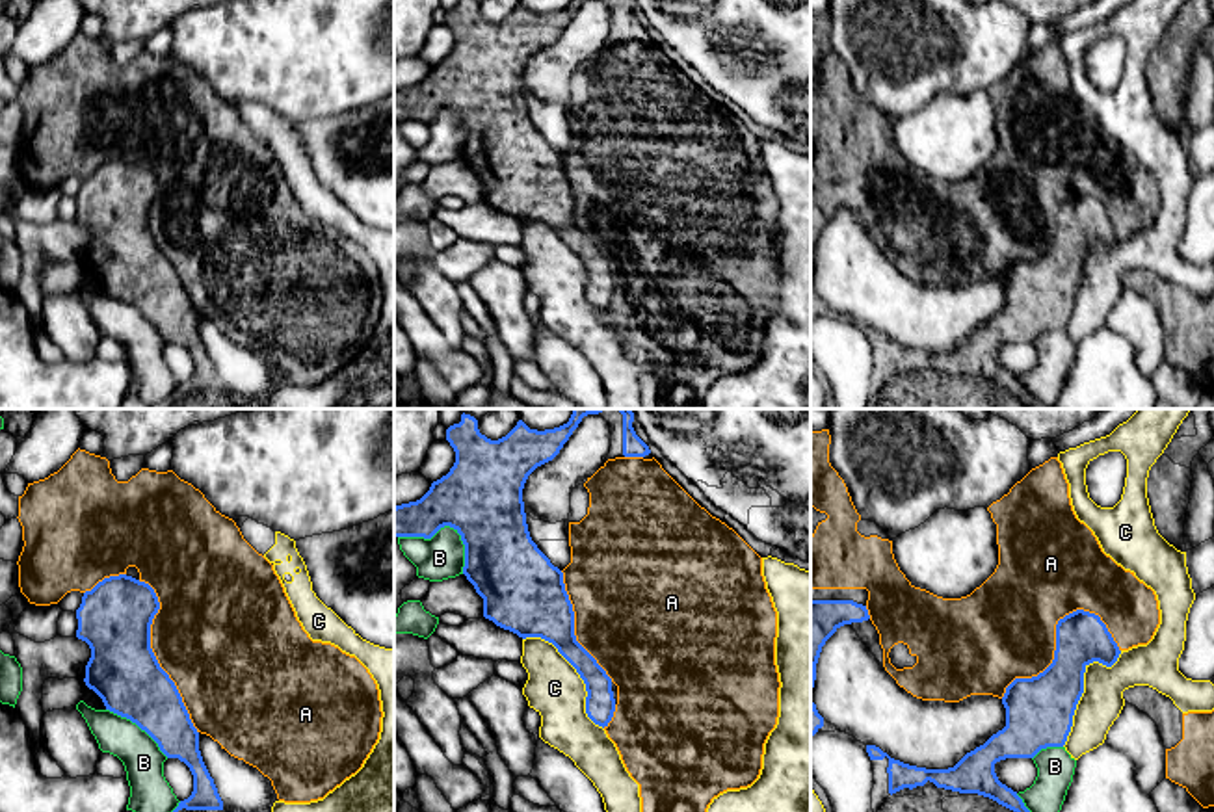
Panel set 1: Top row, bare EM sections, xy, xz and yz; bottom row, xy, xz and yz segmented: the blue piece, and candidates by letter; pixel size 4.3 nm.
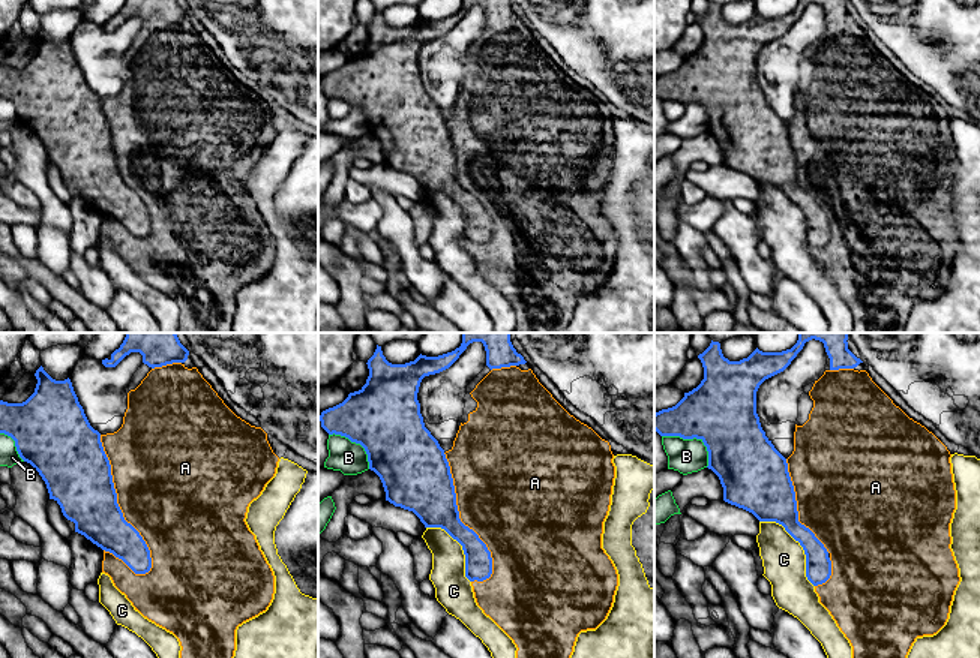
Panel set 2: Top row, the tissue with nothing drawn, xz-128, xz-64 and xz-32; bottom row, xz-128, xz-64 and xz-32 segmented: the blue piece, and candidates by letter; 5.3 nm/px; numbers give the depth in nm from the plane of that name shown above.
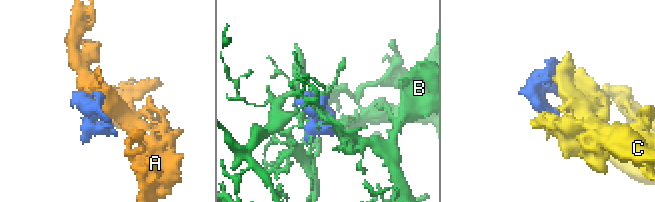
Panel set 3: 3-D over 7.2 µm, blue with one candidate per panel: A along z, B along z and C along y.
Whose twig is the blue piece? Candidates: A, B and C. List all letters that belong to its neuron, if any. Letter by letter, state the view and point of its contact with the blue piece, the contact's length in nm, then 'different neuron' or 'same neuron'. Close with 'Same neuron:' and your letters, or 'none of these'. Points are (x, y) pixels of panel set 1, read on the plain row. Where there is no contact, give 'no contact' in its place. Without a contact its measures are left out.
A: contact yz (1056, 218); length 550 nm; same neuron
B: contact xz (448, 108); length 340 nm; different neuron
C: contact yz (1082, 272); length 480 nm; different neuron
Same neuron: A

